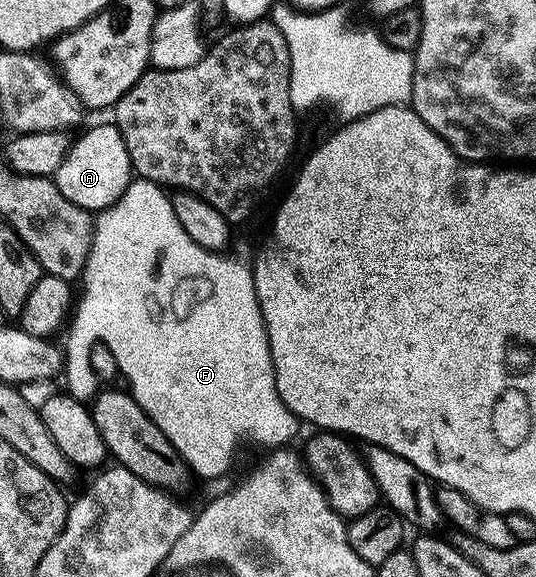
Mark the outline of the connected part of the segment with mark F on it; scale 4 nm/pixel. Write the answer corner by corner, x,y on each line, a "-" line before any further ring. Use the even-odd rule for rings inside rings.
135,179
125,191
124,195
114,206
98,214
95,221
95,242
91,245
91,257
87,260
87,268
81,278
82,284
87,284
83,289
83,302
78,302
77,312
69,325
69,332
66,334
67,345
65,344
66,372
67,379
66,392
78,401
92,402
101,389
101,382
95,373
92,363
92,355
98,344
103,344
117,359
120,374
131,386
129,392
135,401
161,427
161,435
173,446
181,456
183,461
196,478
203,481
215,481
218,477
223,477
235,465
235,456
239,453
242,445
260,445
266,451
282,449
292,444
291,440
299,433
301,422
299,418
285,407
281,395
277,391
277,379
275,378
275,364
271,354
271,340
267,334
267,324
261,311
261,303
257,295
255,278
252,270
247,269
239,261
227,257
223,253
211,253
205,247
197,247
189,235
185,235
185,227
177,223
177,215
173,211
173,203
168,190
161,185
155,185
151,181

